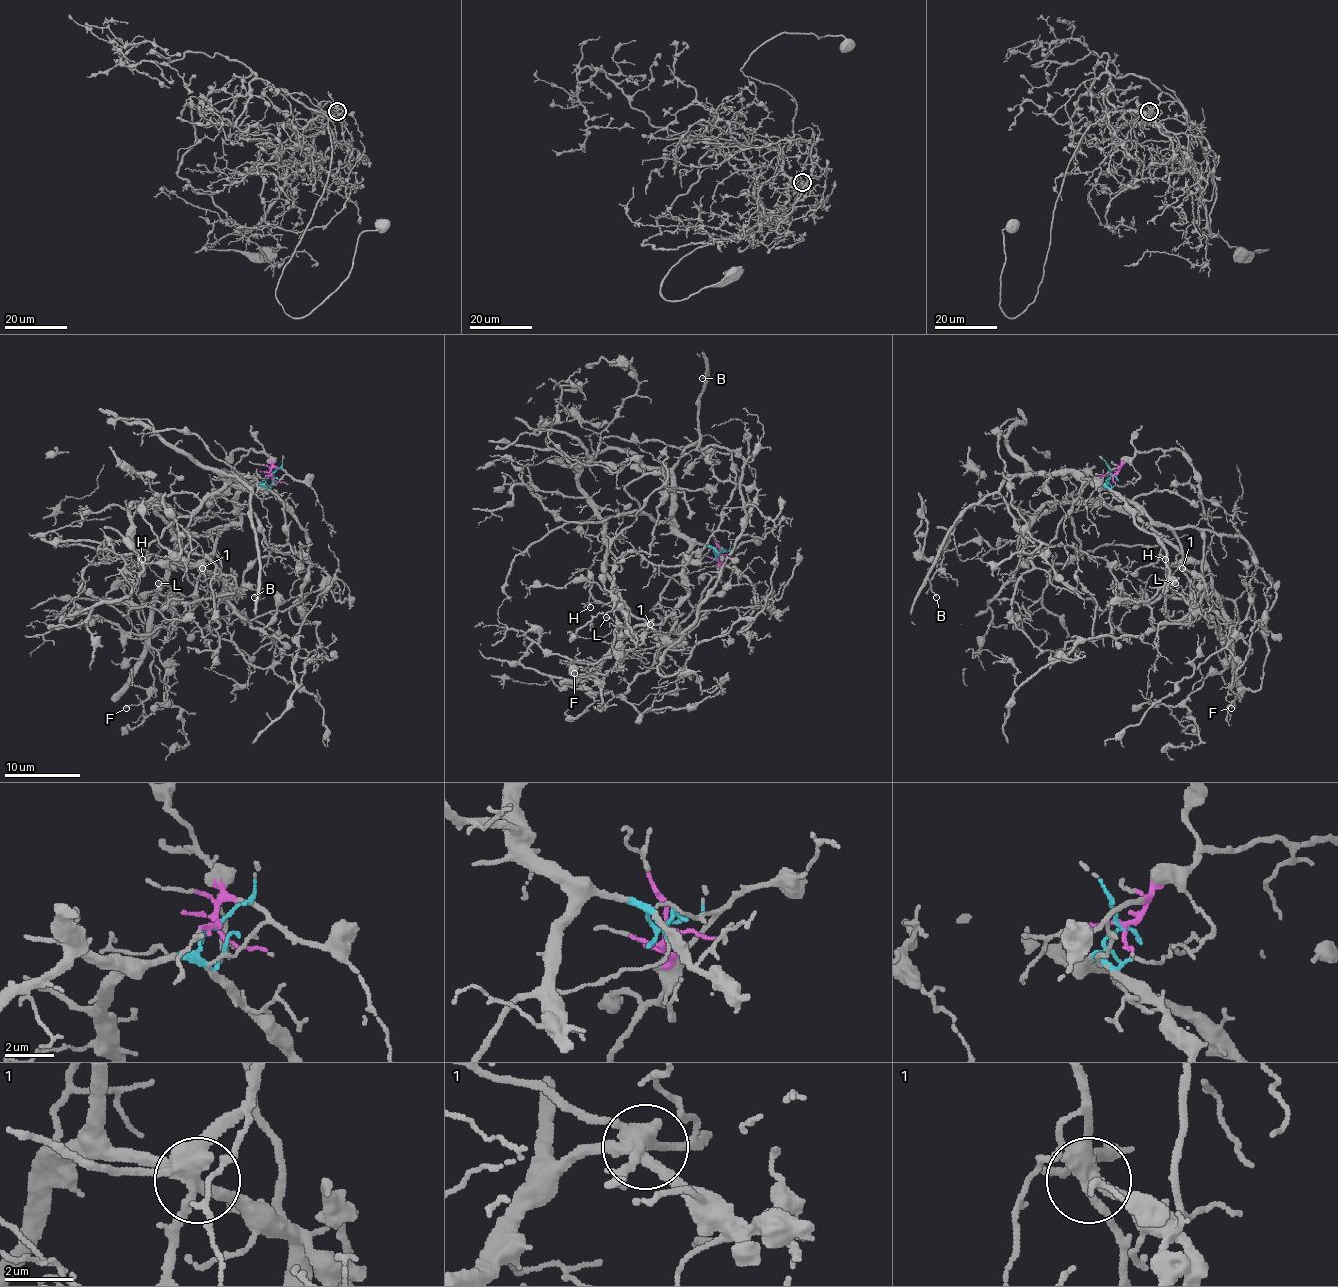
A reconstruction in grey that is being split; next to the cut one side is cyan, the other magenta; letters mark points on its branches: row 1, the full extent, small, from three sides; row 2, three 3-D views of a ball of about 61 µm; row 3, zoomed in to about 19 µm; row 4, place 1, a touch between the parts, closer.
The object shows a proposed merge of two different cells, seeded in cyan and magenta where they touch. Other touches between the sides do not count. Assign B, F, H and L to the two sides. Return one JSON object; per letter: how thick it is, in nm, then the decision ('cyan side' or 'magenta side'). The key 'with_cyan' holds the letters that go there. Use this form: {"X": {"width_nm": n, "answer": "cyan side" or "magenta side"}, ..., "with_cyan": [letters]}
{"B": {"width_nm": 110, "answer": "cyan side"}, "F": {"width_nm": 140, "answer": "magenta side"}, "H": {"width_nm": 110, "answer": "cyan side"}, "L": {"width_nm": 90, "answer": "cyan side"}, "with_cyan": ["B", "H", "L"]}

